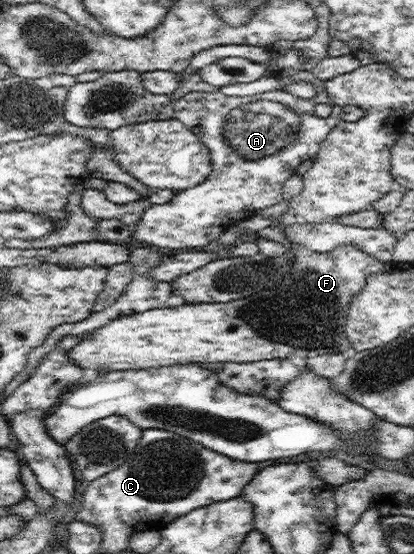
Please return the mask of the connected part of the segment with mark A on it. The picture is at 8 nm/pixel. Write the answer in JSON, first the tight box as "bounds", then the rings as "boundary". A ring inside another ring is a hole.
{"bounds":[132,68,342,249],"boundary":[[[308,68],[298,71],[295,76],[289,74],[287,77],[282,77],[280,82],[282,88],[279,90],[254,95],[253,98],[227,96],[218,90],[212,93],[190,92],[181,98],[173,99],[173,117],[194,132],[208,148],[212,168],[208,177],[197,186],[175,192],[169,202],[152,204],[147,210],[144,210],[141,222],[132,227],[133,244],[170,249],[207,246],[213,240],[217,240],[217,237],[221,236],[232,224],[250,219],[264,208],[273,206],[284,199],[282,197],[284,183],[296,173],[296,169],[301,163],[317,157],[323,141],[341,120],[342,106],[330,102],[324,81],[314,76]],[[298,80],[306,80],[314,84],[316,93],[313,98],[295,96],[284,87],[285,84],[291,84]],[[316,104],[332,105],[331,114],[326,118],[317,116],[315,114]]]}

